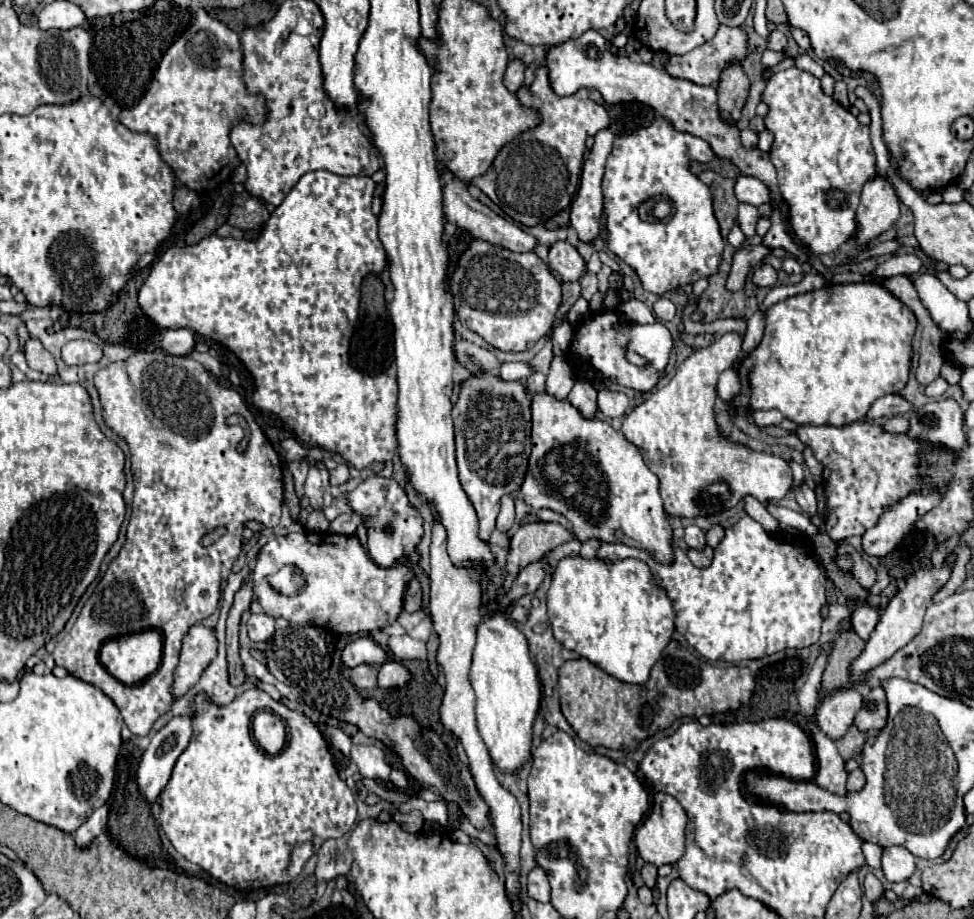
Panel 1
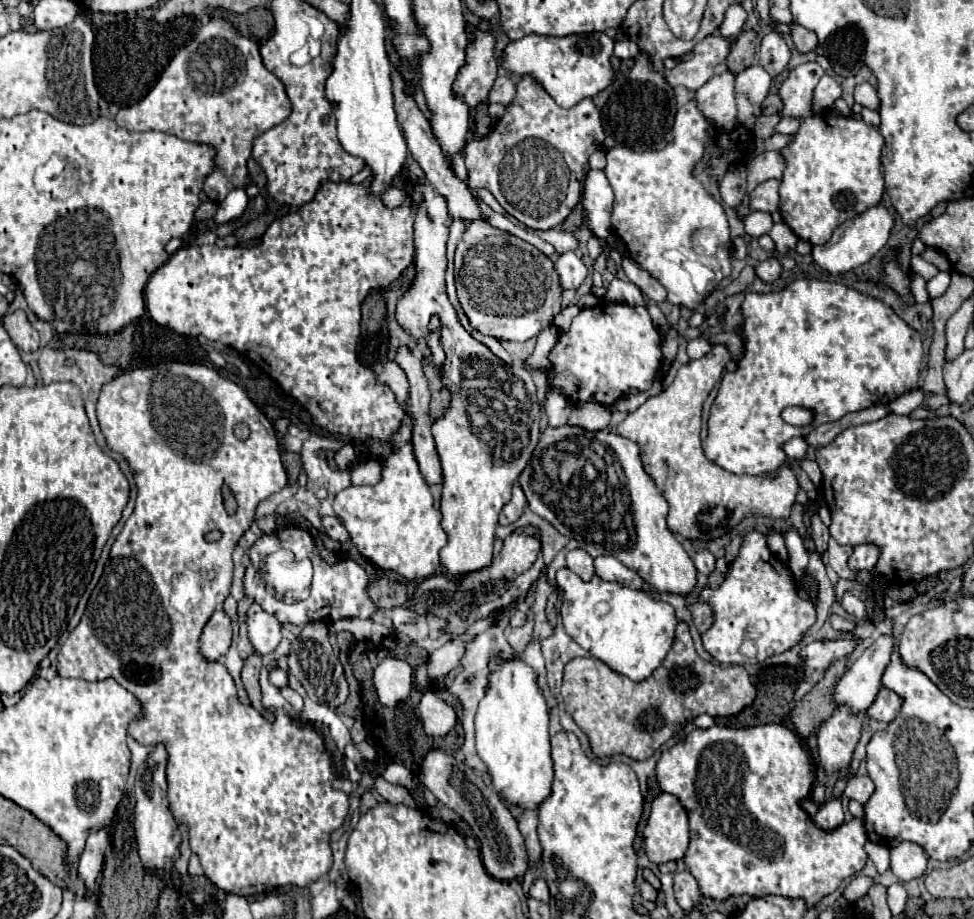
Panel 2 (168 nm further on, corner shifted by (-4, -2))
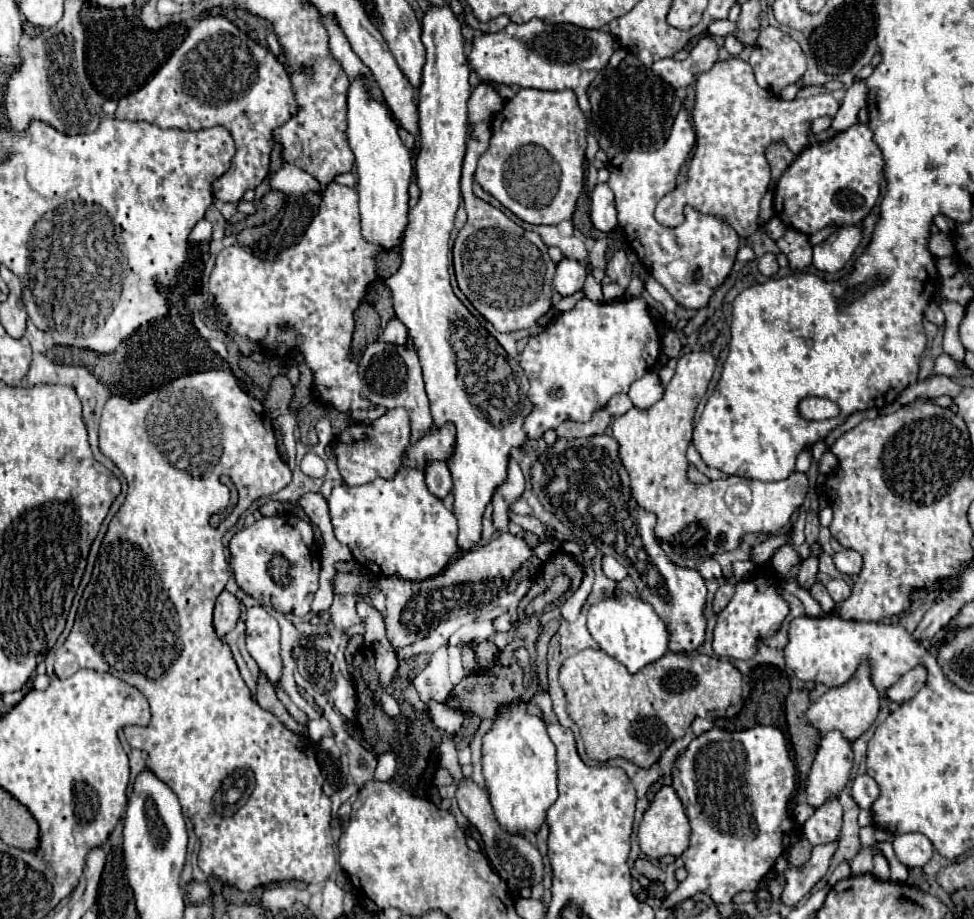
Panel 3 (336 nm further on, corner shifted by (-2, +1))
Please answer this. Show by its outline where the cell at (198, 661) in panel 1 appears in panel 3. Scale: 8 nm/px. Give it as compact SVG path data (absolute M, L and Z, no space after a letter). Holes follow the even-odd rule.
M227 589L217 597L215 603L215 617L213 617L213 625L219 637L225 637L237 623L241 609L239 609L239 597L229 593Z

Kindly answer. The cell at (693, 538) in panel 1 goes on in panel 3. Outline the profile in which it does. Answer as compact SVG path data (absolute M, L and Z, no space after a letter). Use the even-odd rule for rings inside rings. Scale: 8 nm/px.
M705 559L701 563L701 567L699 567L699 573L701 573L701 577L705 581L709 581L709 579L721 579L723 577L721 567L719 567L719 563L715 559Z

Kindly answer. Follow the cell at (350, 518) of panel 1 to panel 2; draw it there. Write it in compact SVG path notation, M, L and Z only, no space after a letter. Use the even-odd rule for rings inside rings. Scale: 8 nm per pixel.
M327 516L323 518L323 528L325 528L325 534L333 540L339 540L341 544L349 540L349 532L345 530L345 526L341 524L341 520L337 516Z

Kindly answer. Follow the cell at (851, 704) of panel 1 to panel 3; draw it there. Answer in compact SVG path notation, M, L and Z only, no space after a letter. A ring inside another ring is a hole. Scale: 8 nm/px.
M827 733L817 749L813 767L807 777L807 803L811 807L821 807L831 797L837 797L851 775L853 751L849 741L839 733Z

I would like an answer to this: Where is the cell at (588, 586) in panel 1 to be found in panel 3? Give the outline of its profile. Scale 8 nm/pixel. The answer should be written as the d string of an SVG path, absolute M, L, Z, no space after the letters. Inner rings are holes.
M623 593L621 597L607 597L601 603L589 609L587 621L589 633L599 643L599 647L623 663L629 673L641 671L645 665L661 659L667 653L667 627L663 619L651 609L651 605L643 603L639 597Z

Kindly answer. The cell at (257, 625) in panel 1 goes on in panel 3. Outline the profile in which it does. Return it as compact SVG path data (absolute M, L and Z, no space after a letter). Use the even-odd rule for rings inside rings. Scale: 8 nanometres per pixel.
M255 605L247 611L245 623L247 623L247 651L257 661L267 681L273 687L279 687L283 661L281 661L277 621L261 605Z

